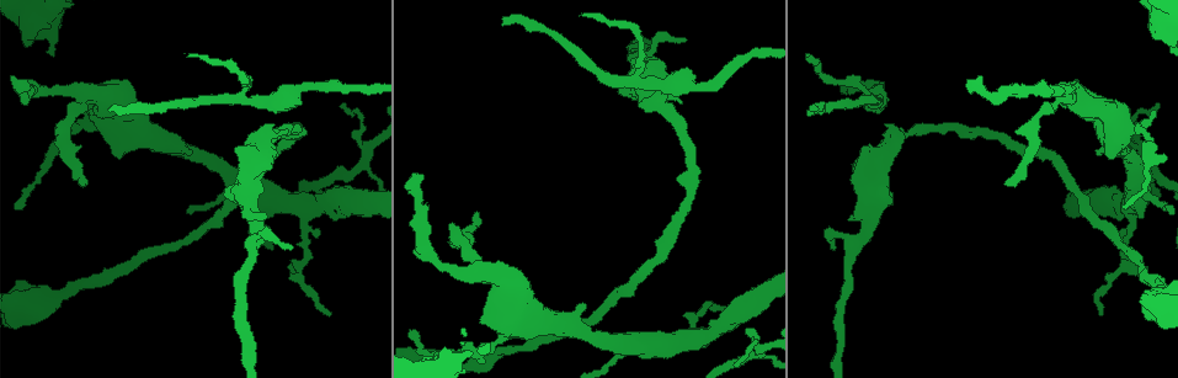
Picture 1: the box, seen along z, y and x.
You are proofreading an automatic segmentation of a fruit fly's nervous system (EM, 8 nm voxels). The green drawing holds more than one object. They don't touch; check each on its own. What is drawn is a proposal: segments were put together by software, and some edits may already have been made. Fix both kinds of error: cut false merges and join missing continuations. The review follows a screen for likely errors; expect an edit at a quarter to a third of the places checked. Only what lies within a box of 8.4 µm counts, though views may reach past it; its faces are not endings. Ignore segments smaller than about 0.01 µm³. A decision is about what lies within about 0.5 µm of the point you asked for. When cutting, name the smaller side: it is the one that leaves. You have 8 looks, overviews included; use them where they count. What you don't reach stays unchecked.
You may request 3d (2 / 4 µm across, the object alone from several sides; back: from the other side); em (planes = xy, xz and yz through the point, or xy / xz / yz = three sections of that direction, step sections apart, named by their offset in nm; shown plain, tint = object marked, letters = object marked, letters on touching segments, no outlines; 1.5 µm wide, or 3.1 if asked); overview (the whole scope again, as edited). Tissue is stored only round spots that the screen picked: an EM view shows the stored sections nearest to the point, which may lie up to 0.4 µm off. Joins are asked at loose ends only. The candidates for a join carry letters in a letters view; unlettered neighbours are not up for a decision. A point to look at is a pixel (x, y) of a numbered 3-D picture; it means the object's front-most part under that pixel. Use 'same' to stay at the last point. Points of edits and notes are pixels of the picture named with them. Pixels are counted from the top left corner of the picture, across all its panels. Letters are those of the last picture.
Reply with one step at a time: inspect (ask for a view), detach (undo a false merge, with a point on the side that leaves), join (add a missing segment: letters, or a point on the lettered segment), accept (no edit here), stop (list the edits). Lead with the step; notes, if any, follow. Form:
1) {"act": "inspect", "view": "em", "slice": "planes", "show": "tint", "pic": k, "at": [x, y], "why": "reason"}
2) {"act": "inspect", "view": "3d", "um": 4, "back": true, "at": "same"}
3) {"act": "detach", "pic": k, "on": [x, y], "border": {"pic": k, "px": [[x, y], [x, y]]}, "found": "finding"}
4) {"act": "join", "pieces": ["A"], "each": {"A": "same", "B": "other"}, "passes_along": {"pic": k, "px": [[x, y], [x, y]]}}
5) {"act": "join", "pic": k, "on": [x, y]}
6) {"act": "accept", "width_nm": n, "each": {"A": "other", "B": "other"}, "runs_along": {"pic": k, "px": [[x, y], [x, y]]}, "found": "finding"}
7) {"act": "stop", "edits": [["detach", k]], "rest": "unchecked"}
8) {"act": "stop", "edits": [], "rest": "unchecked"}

{"act": "inspect", "view": "3d", "um": 4, "pic": 1, "at": [187, 152], "why": "an open end"}

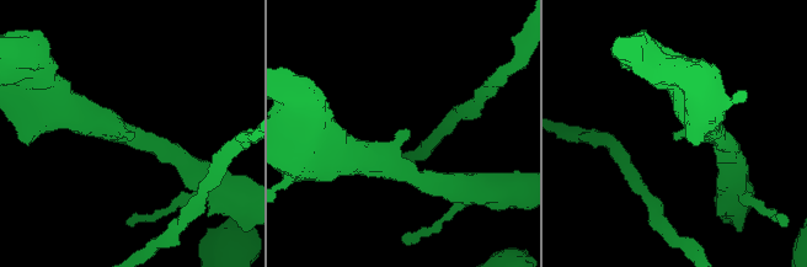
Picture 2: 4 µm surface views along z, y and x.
{"act": "inspect", "view": "em", "slice": "planes", "show": "tint", "pic": 2, "at": [672, 133]}

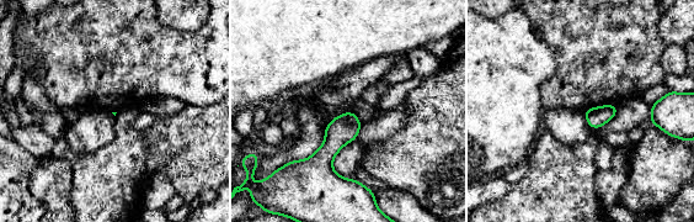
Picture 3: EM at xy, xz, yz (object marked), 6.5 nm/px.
{"act": "inspect", "view": "em", "slice": "planes", "show": "letters", "at": "same", "why": "see the neighbours"}

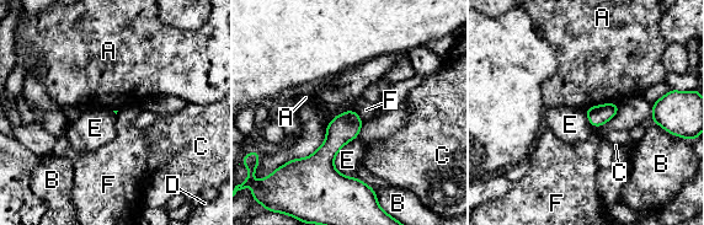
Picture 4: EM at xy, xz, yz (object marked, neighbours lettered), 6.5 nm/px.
{"act": "accept", "each": {"A": "other", "B": "other", "C": "other", "D": "other", "E": "other", "F": "other"}, "runs_along": {"pic": 4, "px": [[351, 113], [328, 151], [344, 185]]}, "found": "no lettered segment goes on from it"}

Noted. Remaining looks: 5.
{"act": "inspect", "view": "3d", "um": 4, "pic": 1, "at": [109, 109], "why": "tapers out"}

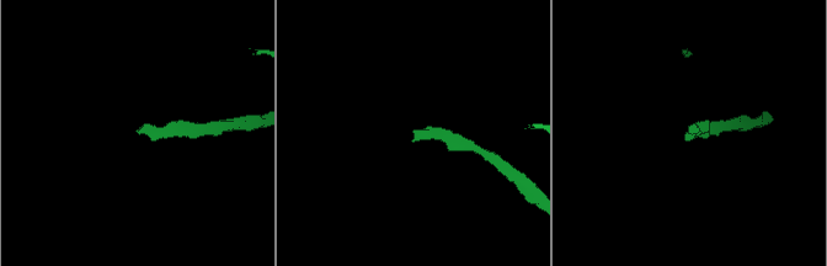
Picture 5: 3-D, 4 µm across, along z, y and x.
{"act": "inspect", "view": "em", "slice": "yz", "step": 4, "show": "letters", "pic": 5, "at": [411, 140]}

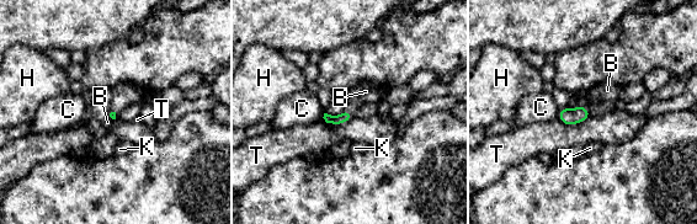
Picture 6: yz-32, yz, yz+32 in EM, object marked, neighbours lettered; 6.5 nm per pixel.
{"act": "inspect", "view": "em", "slice": "planes", "show": "letters", "at": "same", "why": "another direction"}

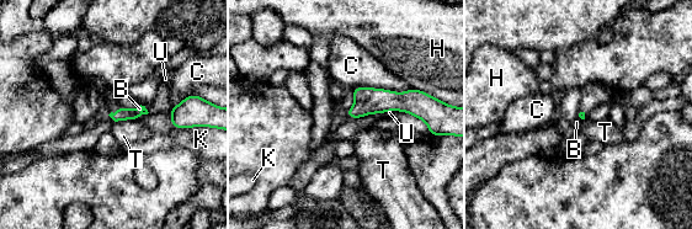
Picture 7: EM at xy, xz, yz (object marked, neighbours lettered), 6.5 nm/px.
{"act": "join", "pieces": ["B"], "each": {"B": "same", "C": "other", "H": "other", "K": "other", "T": "other", "U": "other"}, "passes_along": {"pic": 7, "px": [[122, 113], [117, 110], [106, 91]]}, "found": "it goes on there"}

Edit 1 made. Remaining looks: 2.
{"act": "inspect", "view": "3d", "um": 4, "pic": 1, "at": [892, 142]}

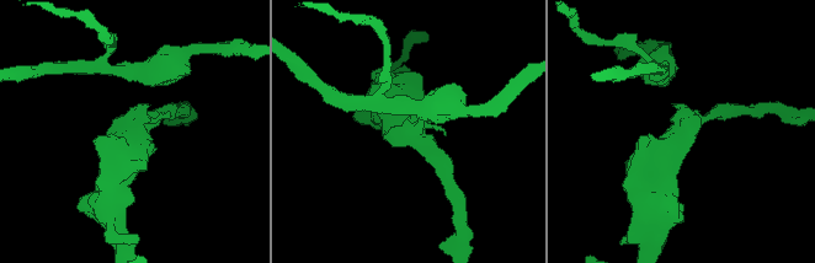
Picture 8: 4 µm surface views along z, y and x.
{"act": "inspect", "view": "em", "slice": "planes", "show": "letters", "pic": 8, "at": [135, 129], "arm_widths_nm": [200, 440], "why": "shape alone is not enough"}

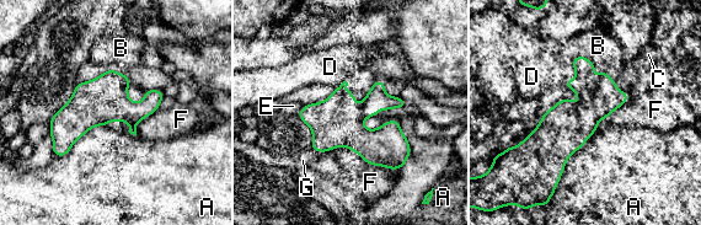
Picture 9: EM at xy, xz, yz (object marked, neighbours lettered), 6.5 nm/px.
{"act": "accept", "each": {"A": "other", "B": "other", "C": "other", "D": "other", "E": "other", "F": "other", "G": "other"}, "runs_along": {"pic": 9, "px": [[160, 95], [94, 110], [55, 151]]}, "found": "one neuron here"}

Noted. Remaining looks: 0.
{"act": "stop", "edits": [["join", 7]], "rest": "unchecked"}

